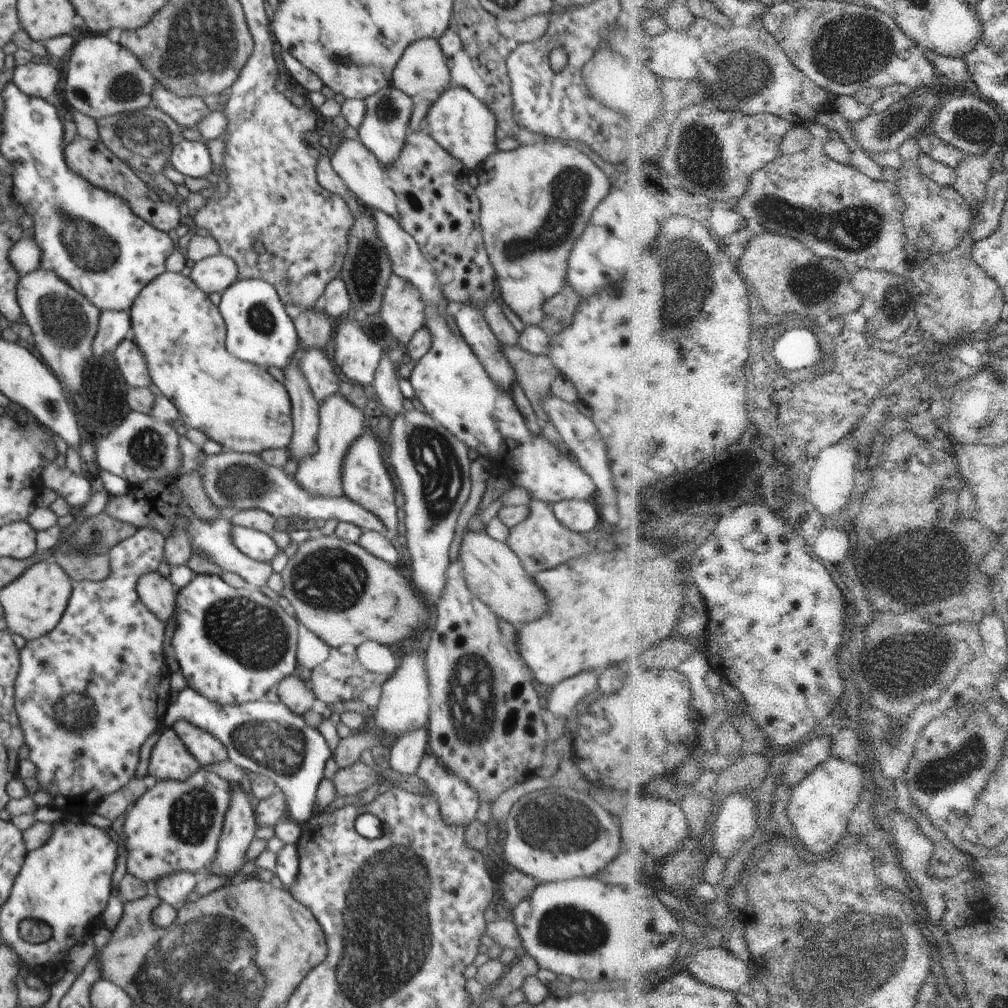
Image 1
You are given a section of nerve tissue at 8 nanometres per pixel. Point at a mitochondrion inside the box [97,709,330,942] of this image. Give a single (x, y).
(283, 749)

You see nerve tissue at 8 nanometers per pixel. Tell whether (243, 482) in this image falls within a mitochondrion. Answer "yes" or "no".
yes

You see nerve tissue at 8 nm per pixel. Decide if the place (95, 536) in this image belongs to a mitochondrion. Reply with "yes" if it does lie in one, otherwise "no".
yes

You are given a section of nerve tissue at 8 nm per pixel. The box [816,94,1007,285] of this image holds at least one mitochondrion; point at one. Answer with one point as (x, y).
(973, 126)

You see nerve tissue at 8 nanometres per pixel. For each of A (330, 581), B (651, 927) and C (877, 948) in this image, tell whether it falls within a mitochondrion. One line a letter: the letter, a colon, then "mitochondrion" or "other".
A: mitochondrion
B: other
C: mitochondrion

